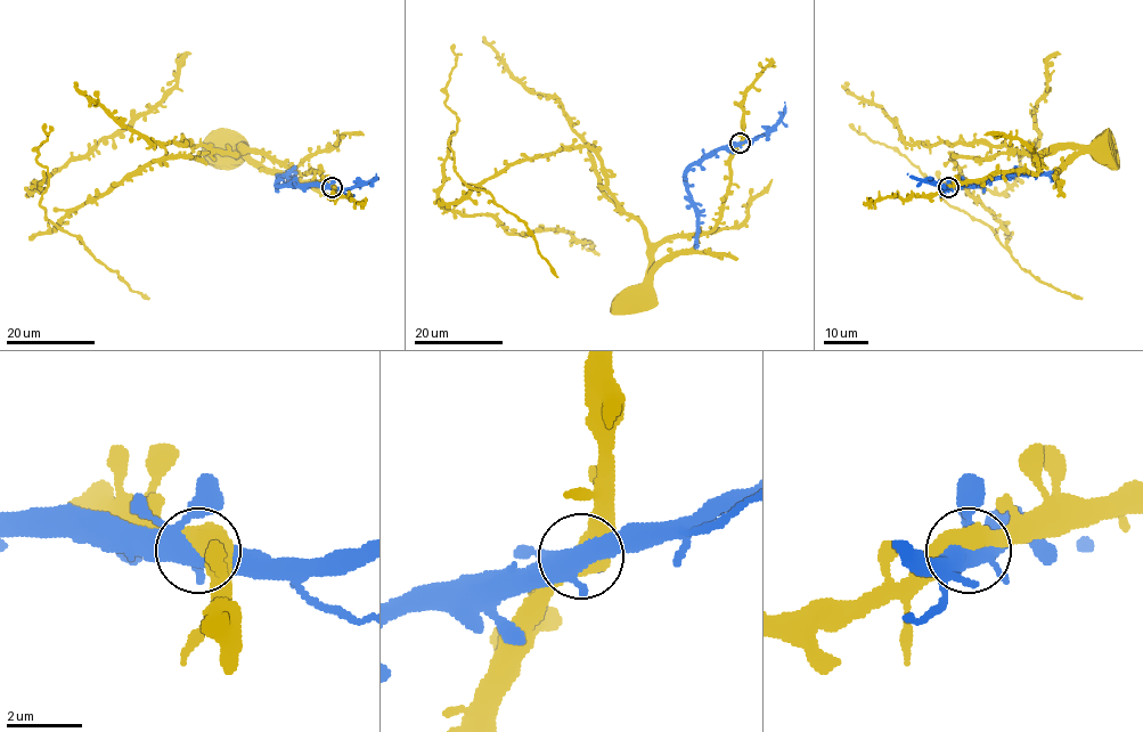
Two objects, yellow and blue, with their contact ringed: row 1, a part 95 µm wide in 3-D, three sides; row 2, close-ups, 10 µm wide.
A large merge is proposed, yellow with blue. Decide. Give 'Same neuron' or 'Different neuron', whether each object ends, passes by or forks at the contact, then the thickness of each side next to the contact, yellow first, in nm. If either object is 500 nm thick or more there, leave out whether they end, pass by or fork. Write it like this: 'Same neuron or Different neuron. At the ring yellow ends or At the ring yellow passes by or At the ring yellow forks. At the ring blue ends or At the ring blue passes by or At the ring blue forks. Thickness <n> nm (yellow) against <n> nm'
Same neuron. Thickness 550 nm (yellow) against 440 nm

